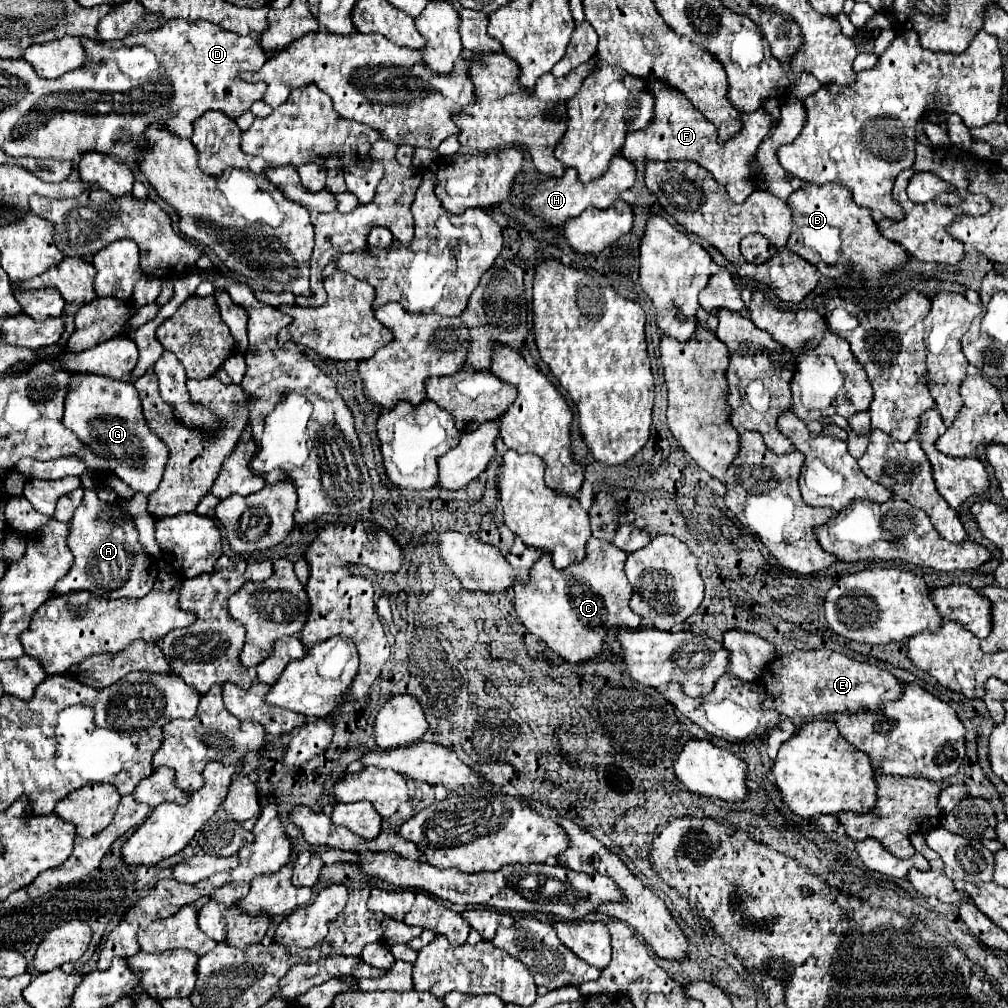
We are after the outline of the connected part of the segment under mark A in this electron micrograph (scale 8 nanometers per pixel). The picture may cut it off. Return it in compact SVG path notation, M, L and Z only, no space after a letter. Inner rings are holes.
M85 490L83 502L71 520L69 548L75 556L75 564L71 566L67 576L57 582L55 594L71 590L91 590L109 600L125 596L143 598L157 580L157 562L141 546L135 524L127 522L119 514L119 508L101 502L97 498L97 490ZM109 510L113 512L115 520L99 520L99 514Z

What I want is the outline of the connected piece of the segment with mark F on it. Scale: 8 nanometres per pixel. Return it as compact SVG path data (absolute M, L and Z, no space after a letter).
M649 80L649 92L657 98L657 118L653 120L653 126L649 130L633 132L625 138L625 146L621 154L629 158L631 162L635 160L689 160L705 170L709 170L719 184L725 186L729 198L737 204L745 202L747 196L753 192L753 186L749 186L749 162L755 156L757 146L761 140L767 136L771 130L773 118L765 110L755 110L751 114L743 114L743 130L737 134L737 138L729 140L725 146L719 146L717 142L717 130L715 126L701 116L699 110L693 110L693 106L677 94L677 90L667 88L663 82Z

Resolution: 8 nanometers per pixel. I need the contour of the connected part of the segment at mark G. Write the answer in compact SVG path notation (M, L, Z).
M79 374L79 378L73 376L71 390L65 400L63 426L73 430L81 442L93 446L99 454L107 454L111 472L127 482L135 492L149 496L159 488L169 450L147 426L133 382L101 378L95 374Z

